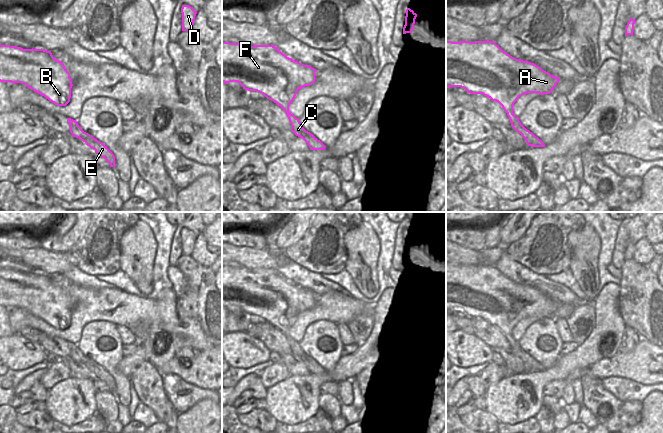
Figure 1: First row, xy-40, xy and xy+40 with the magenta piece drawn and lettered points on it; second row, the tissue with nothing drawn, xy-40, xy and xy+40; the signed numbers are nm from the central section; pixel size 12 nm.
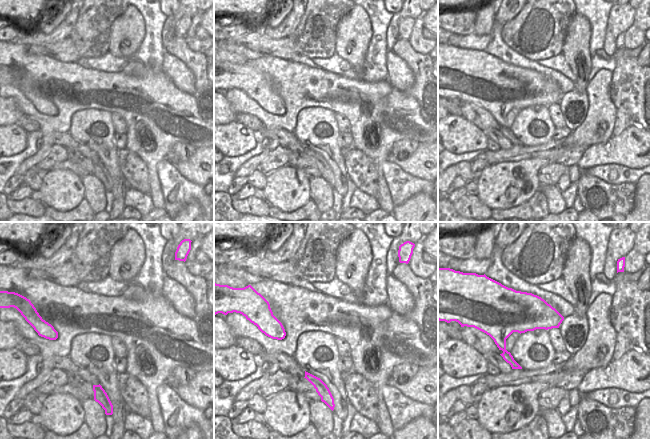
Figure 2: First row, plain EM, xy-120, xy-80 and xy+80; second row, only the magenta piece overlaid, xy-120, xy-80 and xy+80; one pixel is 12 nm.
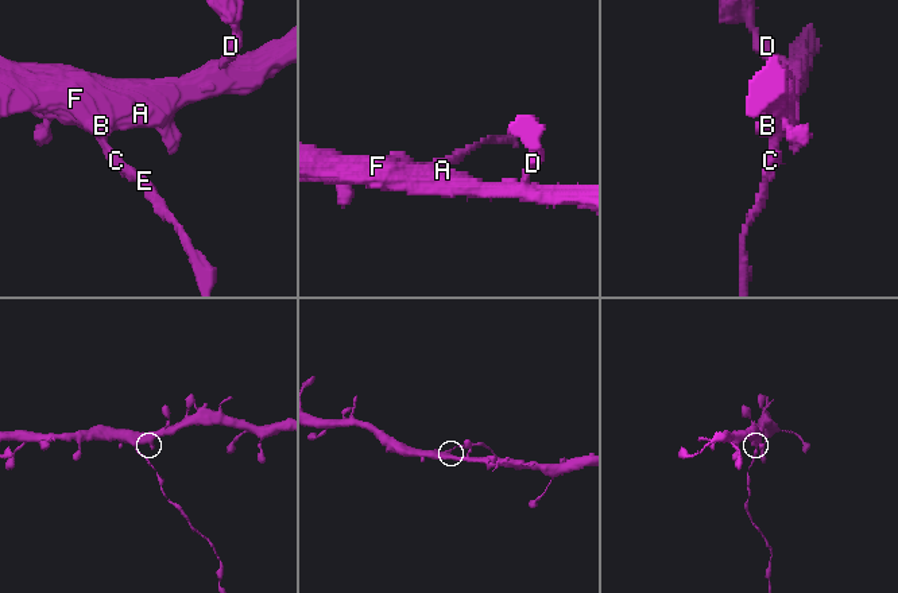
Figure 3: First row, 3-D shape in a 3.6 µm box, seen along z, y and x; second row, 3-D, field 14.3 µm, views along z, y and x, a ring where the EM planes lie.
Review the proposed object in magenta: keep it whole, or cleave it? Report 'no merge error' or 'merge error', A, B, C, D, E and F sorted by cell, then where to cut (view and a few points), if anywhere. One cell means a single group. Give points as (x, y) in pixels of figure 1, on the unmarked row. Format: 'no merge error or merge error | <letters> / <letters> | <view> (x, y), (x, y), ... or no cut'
merge error | A B D F / C E | xy+40 (506, 336), (512, 338)

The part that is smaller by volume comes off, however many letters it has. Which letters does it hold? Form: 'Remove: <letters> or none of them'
Remove: C, E

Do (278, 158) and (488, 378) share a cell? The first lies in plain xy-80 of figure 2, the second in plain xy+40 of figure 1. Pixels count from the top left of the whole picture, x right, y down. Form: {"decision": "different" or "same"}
{"decision": "same"}

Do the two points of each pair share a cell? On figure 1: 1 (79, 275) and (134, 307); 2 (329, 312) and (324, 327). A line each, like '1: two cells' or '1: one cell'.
1: two cells
2: two cells

